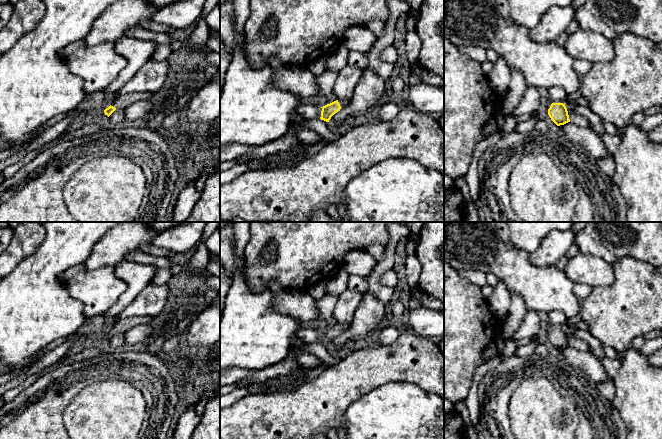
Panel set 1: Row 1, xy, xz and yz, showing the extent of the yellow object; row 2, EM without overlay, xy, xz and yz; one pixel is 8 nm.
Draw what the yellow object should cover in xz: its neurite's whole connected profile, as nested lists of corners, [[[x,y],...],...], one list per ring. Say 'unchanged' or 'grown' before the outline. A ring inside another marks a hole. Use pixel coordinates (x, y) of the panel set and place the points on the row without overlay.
grown; [[[351,323],[349,324],[336,324],[330,328],[327,328],[322,332],[322,335],[321,335],[321,341],[320,343],[321,344],[324,344],[326,346],[329,346],[329,344],[331,343],[331,341],[337,337],[338,335],[346,332],[349,328],[350,328],[350,325]]]

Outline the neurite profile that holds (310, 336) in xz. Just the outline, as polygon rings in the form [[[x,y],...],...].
[[[301,327],[298,330],[296,337],[299,340],[312,344],[312,343],[320,343],[321,335],[322,335],[321,331],[314,329],[305,329]]]

